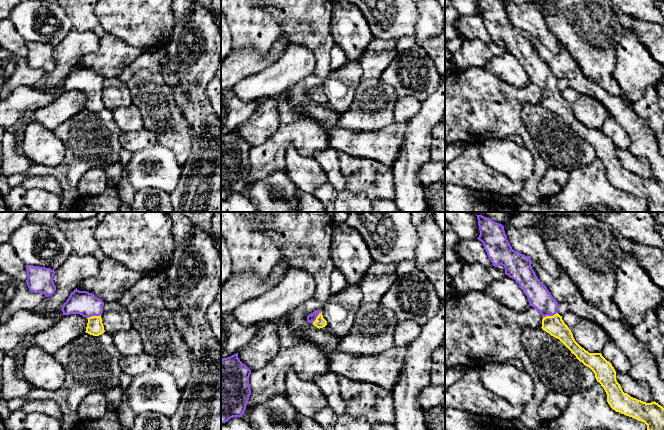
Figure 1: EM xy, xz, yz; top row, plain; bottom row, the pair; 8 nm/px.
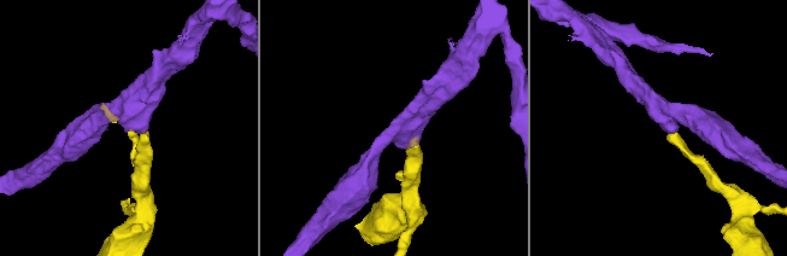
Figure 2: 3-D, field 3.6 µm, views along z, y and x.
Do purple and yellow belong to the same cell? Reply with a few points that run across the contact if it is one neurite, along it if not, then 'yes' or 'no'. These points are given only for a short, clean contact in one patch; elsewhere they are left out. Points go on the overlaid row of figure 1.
line xy (84, 303), (93, 315), (95, 327); yes

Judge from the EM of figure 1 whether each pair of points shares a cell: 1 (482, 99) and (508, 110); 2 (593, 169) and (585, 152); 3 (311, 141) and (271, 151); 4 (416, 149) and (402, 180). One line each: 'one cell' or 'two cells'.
1: one cell
2: two cells
3: one cell
4: one cell

